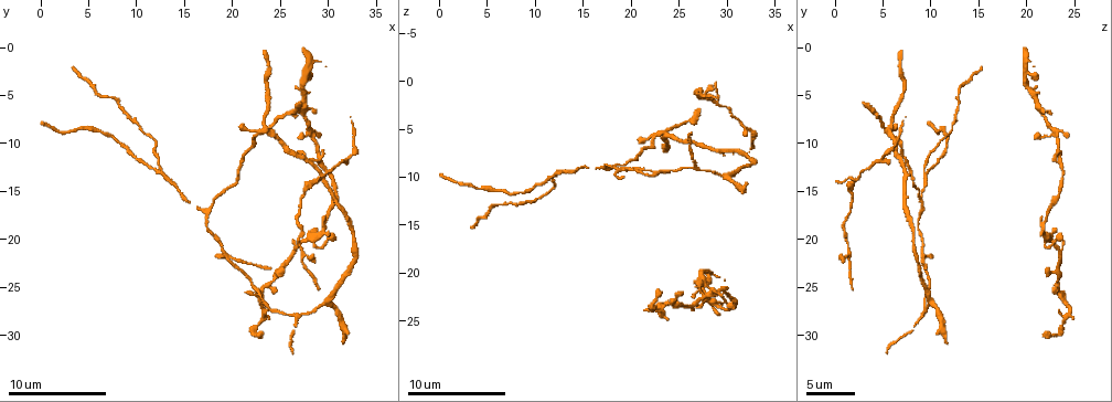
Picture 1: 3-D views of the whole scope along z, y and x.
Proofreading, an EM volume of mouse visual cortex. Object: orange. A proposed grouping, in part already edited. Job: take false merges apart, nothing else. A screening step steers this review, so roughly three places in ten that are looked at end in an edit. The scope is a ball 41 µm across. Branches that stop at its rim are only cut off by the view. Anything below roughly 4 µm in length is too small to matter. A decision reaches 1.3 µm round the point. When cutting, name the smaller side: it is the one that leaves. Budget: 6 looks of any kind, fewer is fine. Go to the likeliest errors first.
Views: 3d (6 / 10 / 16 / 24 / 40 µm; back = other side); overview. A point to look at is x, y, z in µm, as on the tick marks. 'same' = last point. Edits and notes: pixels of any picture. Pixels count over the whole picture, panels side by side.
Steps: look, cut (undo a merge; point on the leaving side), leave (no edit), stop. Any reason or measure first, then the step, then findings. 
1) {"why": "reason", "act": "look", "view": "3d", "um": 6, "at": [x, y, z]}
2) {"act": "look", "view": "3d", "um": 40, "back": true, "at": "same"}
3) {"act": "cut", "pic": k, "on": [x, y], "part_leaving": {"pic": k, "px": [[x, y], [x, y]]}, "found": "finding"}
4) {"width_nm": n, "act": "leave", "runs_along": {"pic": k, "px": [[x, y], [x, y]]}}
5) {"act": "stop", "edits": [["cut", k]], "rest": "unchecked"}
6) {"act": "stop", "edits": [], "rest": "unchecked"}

{"why": "three arms meet", "act": "look", "view": "3d", "um": 10, "at": [12.2, 13.0, 9.6]}

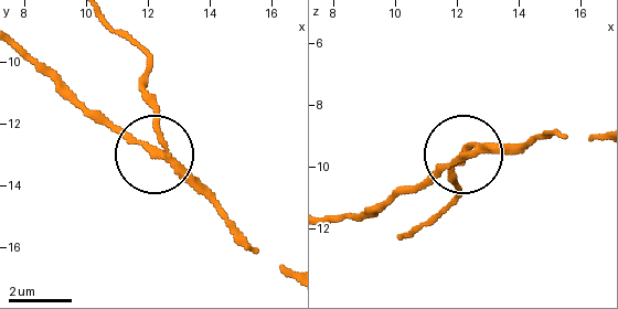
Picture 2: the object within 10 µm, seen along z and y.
{"act": "look", "view": "3d", "um": 10, "back": true, "at": [12.2, 12.9, 9.7]}

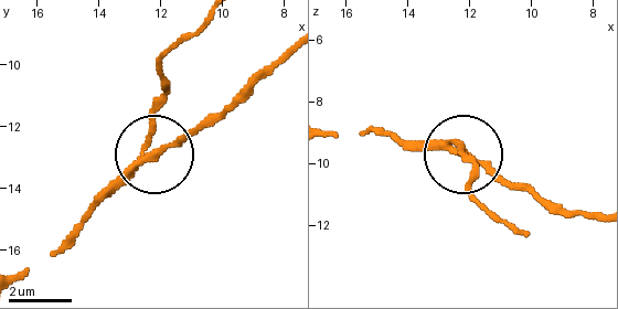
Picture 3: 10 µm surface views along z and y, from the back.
{"act": "cut", "pic": 3, "on": [153, 121], "part_leaving": {"pic": 3, "px": [[136, 160], [164, 84], [162, 60], [206, 20]]}, "found": "a second cell is stuck on"}

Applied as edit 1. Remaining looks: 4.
{"why": "four-way junction", "act": "look", "view": "3d", "um": 10, "at": [23.4, 8.2, 6.0]}

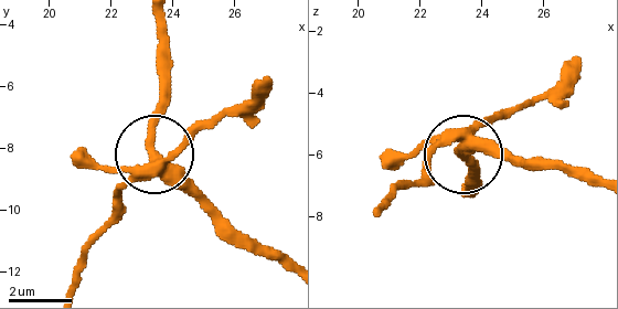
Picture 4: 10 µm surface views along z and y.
{"side_arm_um": 8, "act": "leave", "runs_along": {"pic": 4, "px": [[74, 285], [114, 198], [151, 155], [159, 57]]}, "found": "all the same cell"}

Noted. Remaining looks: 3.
{"why": "two arms in line, one across", "act": "look", "view": "3d", "um": 16, "at": [24.8, 23.4, 23.2]}

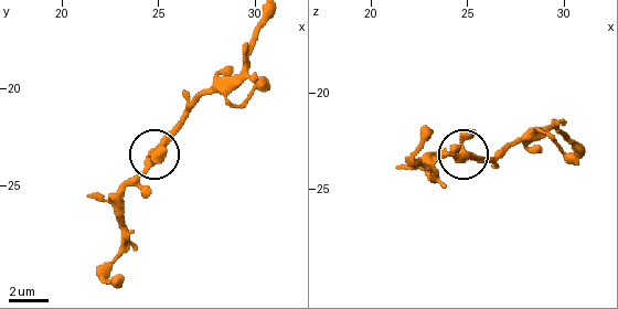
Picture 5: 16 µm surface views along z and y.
{"arms": 3, "act": "leave", "found": "all the same cell"}

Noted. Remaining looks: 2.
{"act": "stop", "edits": [["cut", 3]], "rest": "unchecked"}

